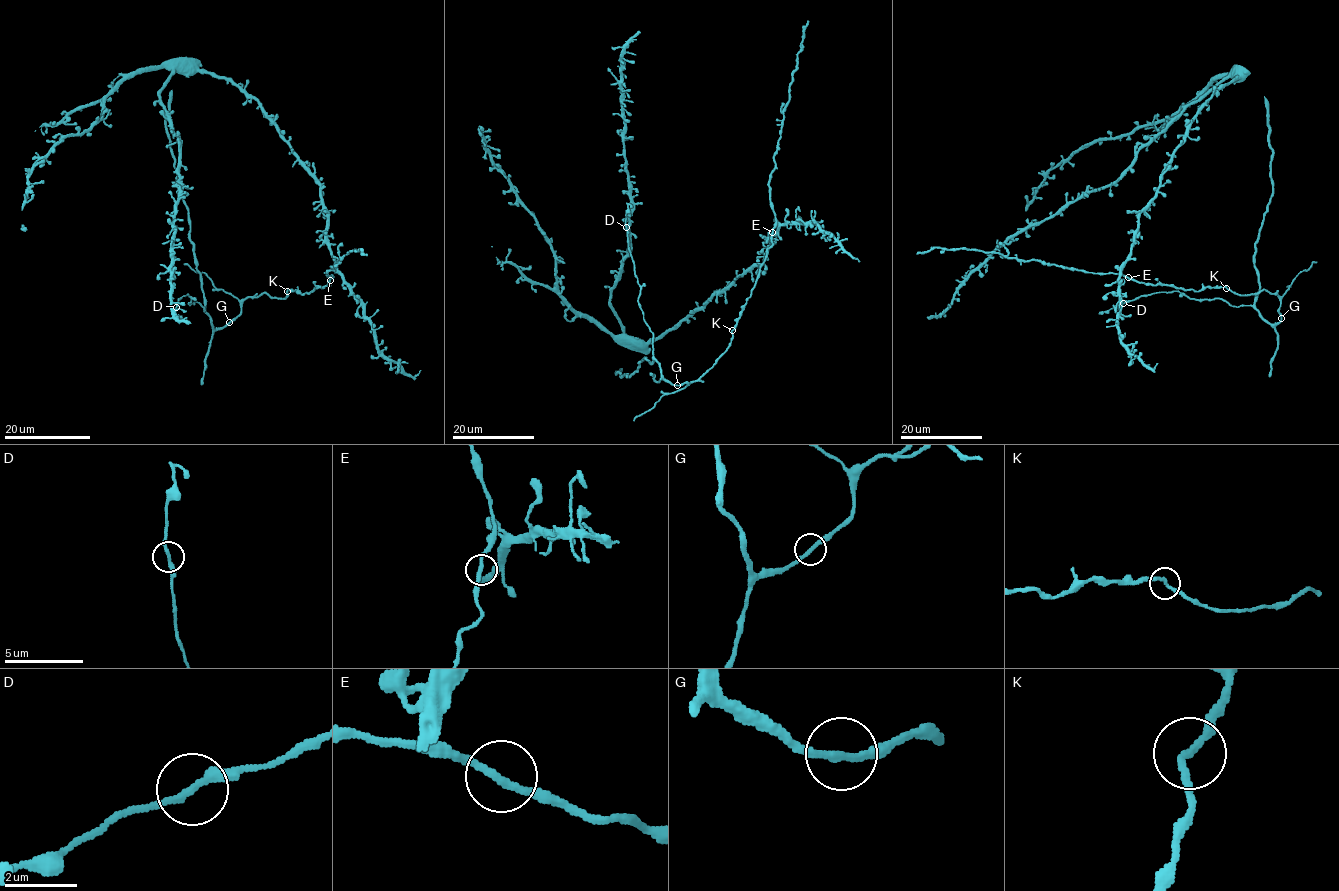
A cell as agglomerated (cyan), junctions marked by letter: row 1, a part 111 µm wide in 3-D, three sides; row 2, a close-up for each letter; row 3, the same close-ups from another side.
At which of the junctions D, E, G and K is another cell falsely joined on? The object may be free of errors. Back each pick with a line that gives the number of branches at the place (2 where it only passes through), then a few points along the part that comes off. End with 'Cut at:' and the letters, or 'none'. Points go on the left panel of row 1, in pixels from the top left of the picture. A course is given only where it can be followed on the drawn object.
Cut at: none

